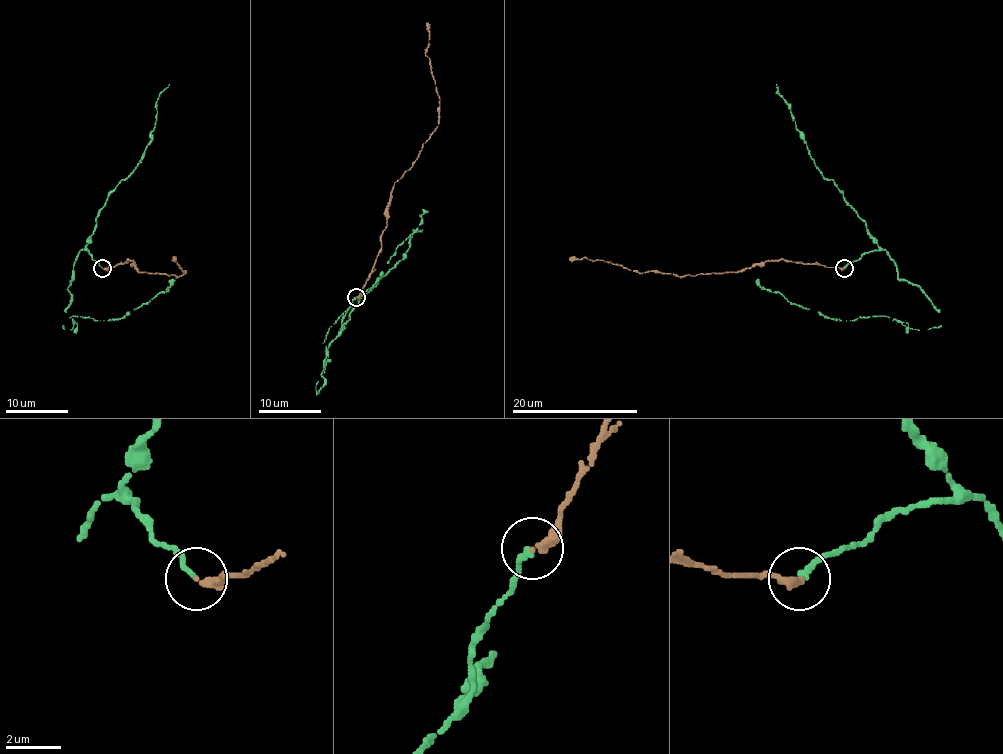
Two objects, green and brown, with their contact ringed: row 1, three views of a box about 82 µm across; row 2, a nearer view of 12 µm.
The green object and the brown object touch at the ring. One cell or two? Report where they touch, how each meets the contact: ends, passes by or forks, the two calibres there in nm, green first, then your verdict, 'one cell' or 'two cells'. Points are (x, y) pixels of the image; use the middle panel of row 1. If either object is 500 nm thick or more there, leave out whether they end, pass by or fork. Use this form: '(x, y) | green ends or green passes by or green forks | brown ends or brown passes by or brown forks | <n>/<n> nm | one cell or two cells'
(356, 297) | green ends | brown ends | 200/320 nm | one cell

